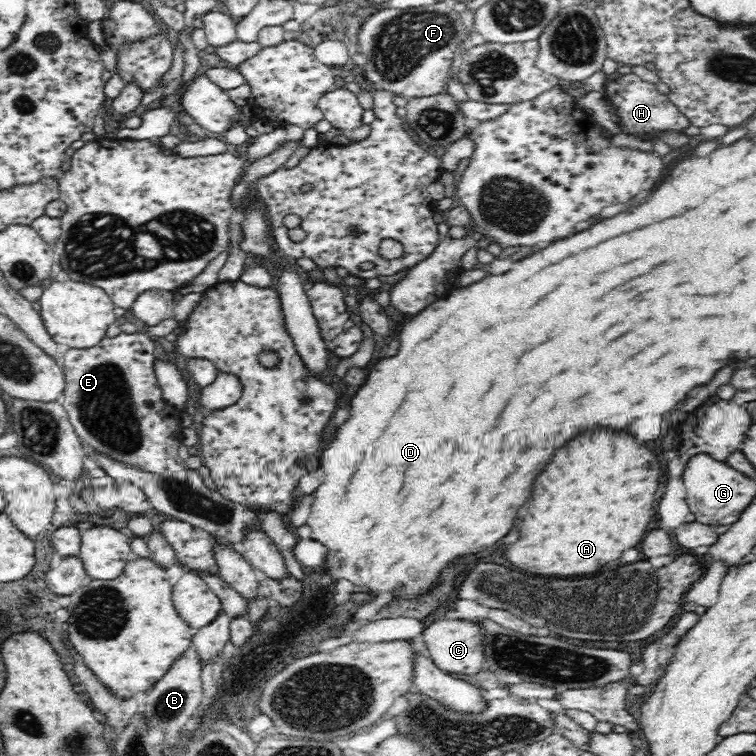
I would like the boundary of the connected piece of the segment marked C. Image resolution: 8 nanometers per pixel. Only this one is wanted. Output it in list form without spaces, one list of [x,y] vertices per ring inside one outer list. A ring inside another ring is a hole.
[[[440,618],[424,630],[423,640],[431,653],[436,666],[446,673],[460,674],[480,673],[484,660],[484,627],[483,622],[467,619]]]

